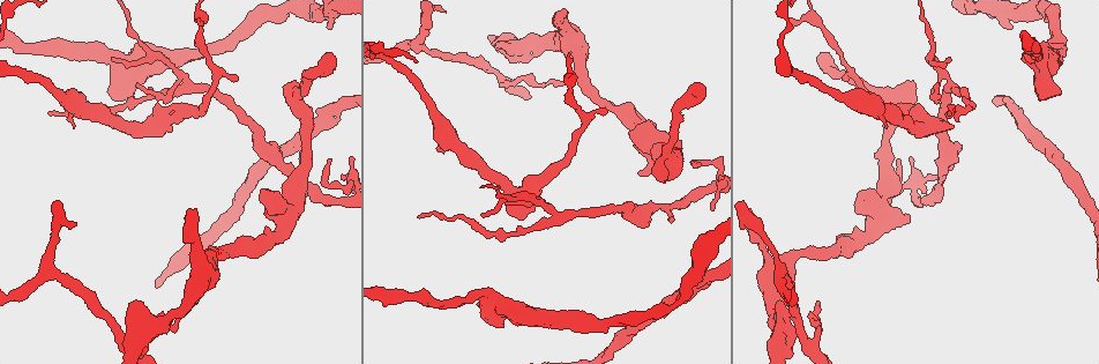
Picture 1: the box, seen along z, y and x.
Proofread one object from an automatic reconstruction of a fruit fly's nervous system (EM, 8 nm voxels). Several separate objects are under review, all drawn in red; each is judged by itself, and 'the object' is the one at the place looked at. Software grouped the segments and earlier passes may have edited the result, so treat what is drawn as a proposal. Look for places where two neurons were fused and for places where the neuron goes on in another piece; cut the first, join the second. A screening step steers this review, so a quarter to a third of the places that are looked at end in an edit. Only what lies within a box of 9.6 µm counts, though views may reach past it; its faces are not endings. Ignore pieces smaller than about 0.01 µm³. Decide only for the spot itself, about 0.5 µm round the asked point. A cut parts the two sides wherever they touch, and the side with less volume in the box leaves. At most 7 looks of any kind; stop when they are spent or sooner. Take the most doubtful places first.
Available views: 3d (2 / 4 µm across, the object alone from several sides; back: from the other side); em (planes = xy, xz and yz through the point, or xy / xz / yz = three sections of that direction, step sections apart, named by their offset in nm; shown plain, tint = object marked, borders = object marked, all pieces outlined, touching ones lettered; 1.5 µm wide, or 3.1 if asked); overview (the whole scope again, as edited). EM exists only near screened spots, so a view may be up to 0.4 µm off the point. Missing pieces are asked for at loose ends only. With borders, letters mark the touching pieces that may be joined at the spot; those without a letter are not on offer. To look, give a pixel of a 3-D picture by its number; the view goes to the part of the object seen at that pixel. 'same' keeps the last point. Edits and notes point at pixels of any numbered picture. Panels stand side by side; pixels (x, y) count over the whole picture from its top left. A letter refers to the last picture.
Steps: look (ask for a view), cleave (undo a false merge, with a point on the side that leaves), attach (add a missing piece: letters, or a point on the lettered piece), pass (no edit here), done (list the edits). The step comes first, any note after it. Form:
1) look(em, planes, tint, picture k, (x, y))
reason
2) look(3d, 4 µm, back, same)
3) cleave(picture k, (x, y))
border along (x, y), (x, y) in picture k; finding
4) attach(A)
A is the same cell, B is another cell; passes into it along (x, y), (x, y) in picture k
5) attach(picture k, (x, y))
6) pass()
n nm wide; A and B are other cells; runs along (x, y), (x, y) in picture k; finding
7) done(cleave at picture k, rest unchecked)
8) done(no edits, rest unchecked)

look(3d, 2 µm, picture 1, (329, 162))
free end

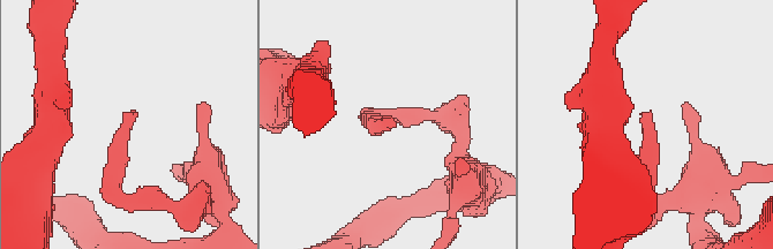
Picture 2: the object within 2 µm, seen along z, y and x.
look(em, xz, step 4, tint, picture 2, (389, 118))

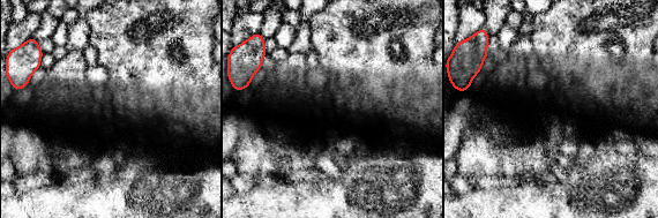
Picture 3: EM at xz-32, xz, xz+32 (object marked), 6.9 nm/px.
look(em, planes, borders, same)
cut it another way

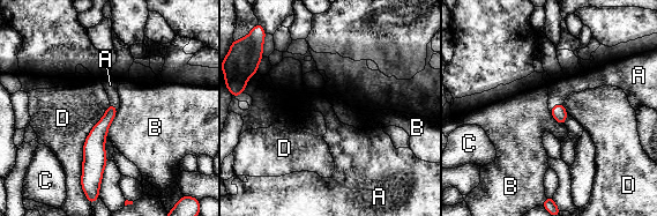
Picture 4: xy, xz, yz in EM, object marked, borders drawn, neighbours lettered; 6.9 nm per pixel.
pass()
A, B, C and D are other cells; runs along (111, 108), (96, 138), (94, 177) in picture 4; no lettered piece goes on from it

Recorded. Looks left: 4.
look(3d, 2 µm, picture 1, (201, 21))
free end

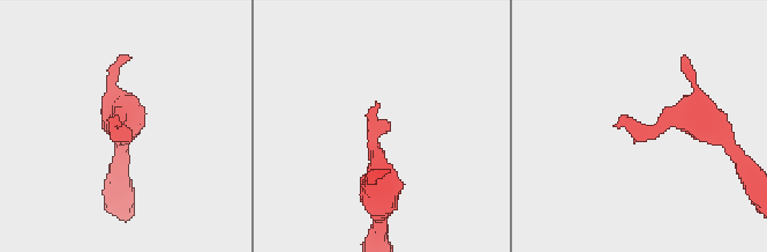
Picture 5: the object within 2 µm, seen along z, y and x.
look(em, planes, borders, picture 5, (619, 127))

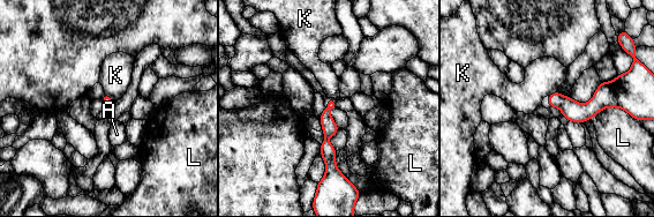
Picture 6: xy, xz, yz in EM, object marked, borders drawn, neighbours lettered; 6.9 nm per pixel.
pass()
A, K and L are other cells; runs along (551, 97), (570, 109), (619, 100) in picture 6; no lettered piece goes on from it

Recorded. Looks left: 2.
look(em, xz, step 8, borders, picture 1, (262, 141))
calibre changes

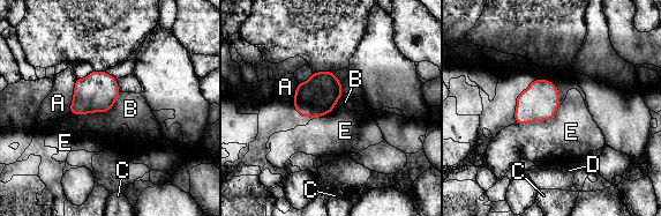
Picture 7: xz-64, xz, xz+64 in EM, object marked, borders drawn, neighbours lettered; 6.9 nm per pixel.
pass()
A, B, C, D and E are other cells; border along (558, 106), (548, 119), (518, 125) in picture 7; one neuron here

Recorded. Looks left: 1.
done(no edits, rest unchecked)

